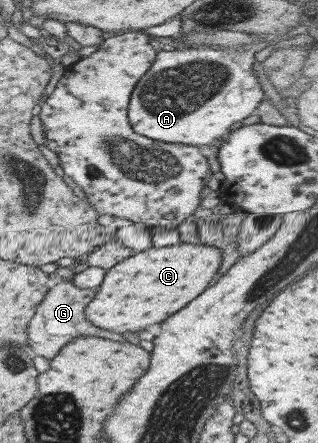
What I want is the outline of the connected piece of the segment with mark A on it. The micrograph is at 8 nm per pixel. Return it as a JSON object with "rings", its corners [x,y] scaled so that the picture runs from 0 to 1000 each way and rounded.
{"rings":[[[792,99],[752,106],[736,113],[695,113],[689,108],[664,108],[638,104],[619,111],[563,111],[541,117],[500,115],[491,120],[487,135],[469,158],[456,160],[456,169],[425,190],[418,205],[406,219],[399,246],[399,266],[406,280],[425,302],[443,302],[475,316],[500,316],[500,321],[544,321],[541,325],[575,325],[585,330],[645,332],[645,327],[670,325],[676,316],[695,312],[708,298],[720,298],[720,284],[733,284],[739,275],[755,275],[764,266],[777,266],[821,226],[830,223],[824,201],[818,199],[805,176],[792,169],[789,147],[808,131],[824,126],[827,104],[821,99]]]}

